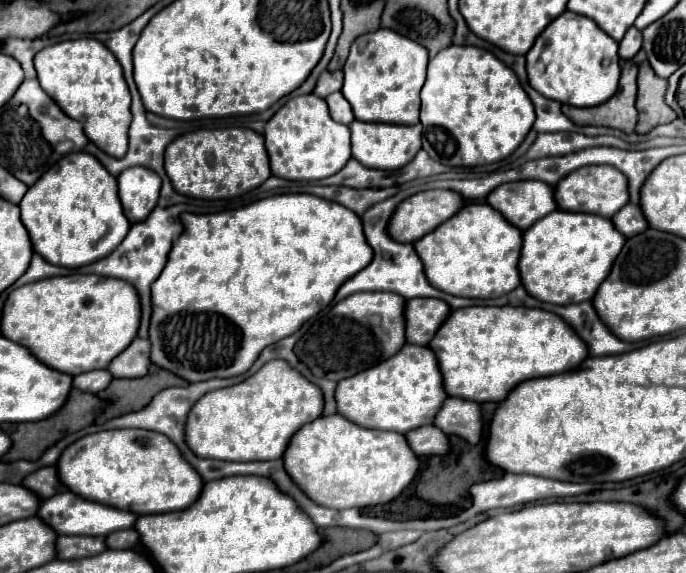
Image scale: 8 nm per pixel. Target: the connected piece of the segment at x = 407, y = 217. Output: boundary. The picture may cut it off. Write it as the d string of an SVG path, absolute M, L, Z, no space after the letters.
M433 189L411 195L393 213L389 235L401 243L415 243L457 215L463 205L465 199L457 191L449 189Z

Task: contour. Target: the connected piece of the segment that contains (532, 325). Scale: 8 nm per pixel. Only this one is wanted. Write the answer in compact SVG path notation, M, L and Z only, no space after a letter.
M465 307L457 309L445 319L441 331L437 331L433 343L429 347L435 351L439 369L443 373L443 385L447 393L457 393L453 397L487 403L493 399L505 399L519 383L559 375L565 371L577 369L587 357L589 349L583 339L577 337L573 327L565 323L559 315L543 311L543 309L527 309L527 307Z

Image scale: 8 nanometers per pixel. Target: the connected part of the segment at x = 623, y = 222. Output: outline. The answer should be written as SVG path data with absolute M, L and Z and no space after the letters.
M625 205L613 219L613 225L617 227L617 231L621 231L625 237L633 237L633 235L639 235L641 231L649 229L649 223L641 211L639 205Z

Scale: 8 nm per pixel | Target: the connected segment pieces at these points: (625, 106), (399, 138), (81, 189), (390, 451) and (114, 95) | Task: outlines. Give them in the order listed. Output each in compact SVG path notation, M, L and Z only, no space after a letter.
M621 59L621 79L617 93L605 101L603 105L577 109L563 105L563 113L575 125L603 125L611 129L619 129L623 133L633 133L637 123L637 109L635 109L635 95L637 95L637 65L633 61Z
M353 121L351 125L353 159L371 169L401 169L421 149L421 123L417 125L387 125L387 123L363 123Z
M83 151L67 153L57 165L45 171L45 175L33 187L29 187L19 207L21 221L29 231L33 243L33 251L39 253L51 265L59 267L83 267L97 259L103 259L105 255L117 249L117 245L125 239L131 227L121 209L121 201L117 195L117 179L109 175L109 171L105 171L105 167L101 167L101 163L97 163L93 155Z
M335 413L329 417L319 417L313 423L301 427L297 437L293 435L289 443L289 451L285 451L285 469L297 485L301 485L307 495L331 509L349 509L349 507L369 507L369 505L381 505L397 499L401 491L405 491L411 481L417 477L419 471L419 457L415 451L411 451L405 435L401 433L391 433L391 431L373 431L359 427L345 419L343 415Z
M75 39L49 45L35 55L35 71L41 89L83 125L85 135L107 155L123 157L131 123L131 95L115 55L97 39Z

